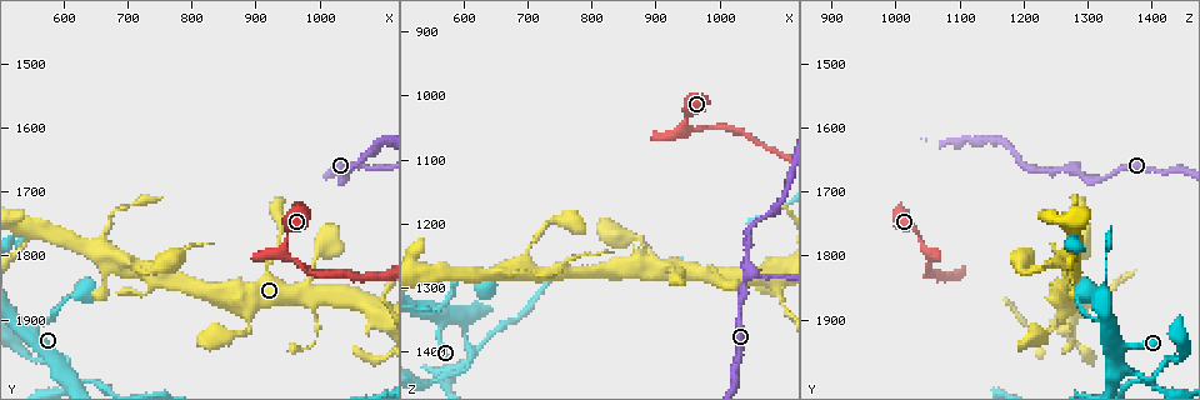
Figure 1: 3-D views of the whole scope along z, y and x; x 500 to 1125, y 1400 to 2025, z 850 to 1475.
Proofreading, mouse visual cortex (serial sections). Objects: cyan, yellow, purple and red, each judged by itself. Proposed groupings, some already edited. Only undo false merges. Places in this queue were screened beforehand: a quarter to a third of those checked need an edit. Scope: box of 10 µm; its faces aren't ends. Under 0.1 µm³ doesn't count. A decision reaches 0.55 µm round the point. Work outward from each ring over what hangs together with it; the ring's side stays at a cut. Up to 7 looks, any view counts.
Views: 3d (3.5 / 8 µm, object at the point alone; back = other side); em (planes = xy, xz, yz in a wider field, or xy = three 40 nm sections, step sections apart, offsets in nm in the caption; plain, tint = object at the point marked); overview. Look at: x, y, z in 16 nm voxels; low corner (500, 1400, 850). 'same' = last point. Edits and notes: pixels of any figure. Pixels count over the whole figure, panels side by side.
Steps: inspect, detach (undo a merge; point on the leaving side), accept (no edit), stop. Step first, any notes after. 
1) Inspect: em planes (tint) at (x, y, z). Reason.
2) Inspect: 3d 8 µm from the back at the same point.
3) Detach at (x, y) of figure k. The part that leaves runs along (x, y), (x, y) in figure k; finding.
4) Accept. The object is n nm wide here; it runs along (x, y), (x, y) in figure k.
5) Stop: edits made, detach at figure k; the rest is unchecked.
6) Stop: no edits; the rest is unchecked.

Inspect: 3d 3.5 µm at (1035, 1670, 1275). Sharp bend.

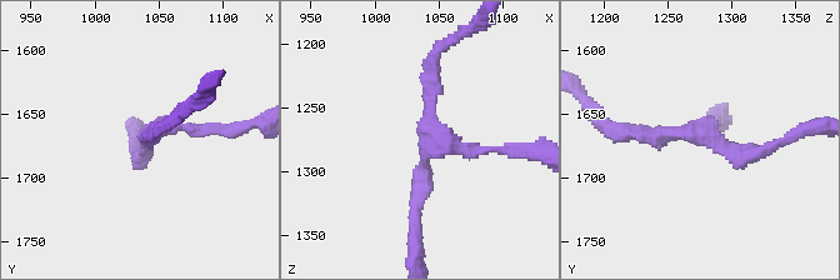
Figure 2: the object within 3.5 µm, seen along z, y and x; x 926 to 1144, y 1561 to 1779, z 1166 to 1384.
Inspect: em xy step 2 (tint) at (1040, 1668, 1278). Now the EM.

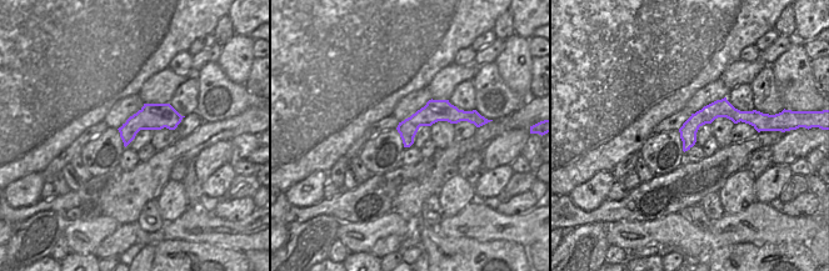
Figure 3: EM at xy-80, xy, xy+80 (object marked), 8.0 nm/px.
Accept. It runs along (416, 218), (435, 80), (431, 64) in figure 2; continuous, no second cell.

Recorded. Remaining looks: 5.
Inspect: 3d 3.5 µm at (690, 1810, 1275). Sharp bend.

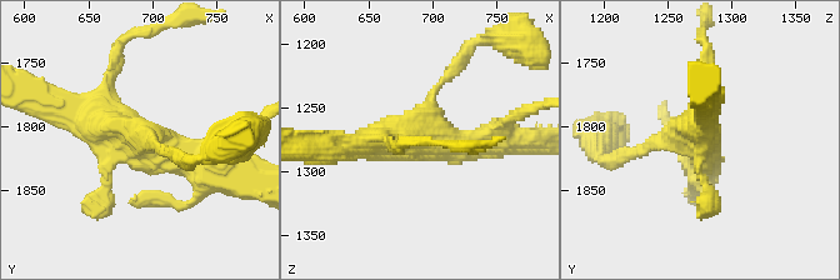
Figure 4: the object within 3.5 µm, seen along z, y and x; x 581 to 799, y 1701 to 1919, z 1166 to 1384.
Inspect: em xy step 3 (tint) at (688, 1810, 1272).

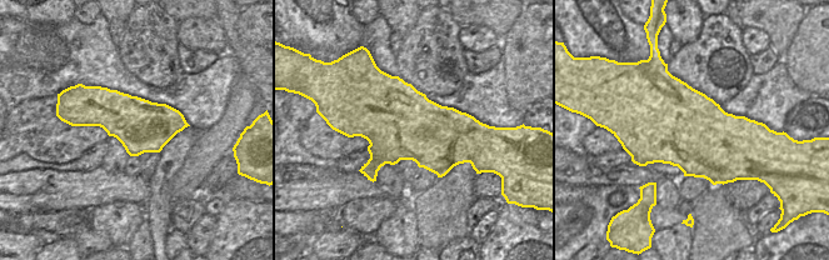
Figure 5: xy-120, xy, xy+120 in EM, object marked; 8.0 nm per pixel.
Accept. The object is 600 nm wide here; it runs along (213, 165), (163, 158), (64, 104) in figure 4; one cell here.

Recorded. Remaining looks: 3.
Inspect: 3d 3.5 µm from the back at (940, 1790, 1050).

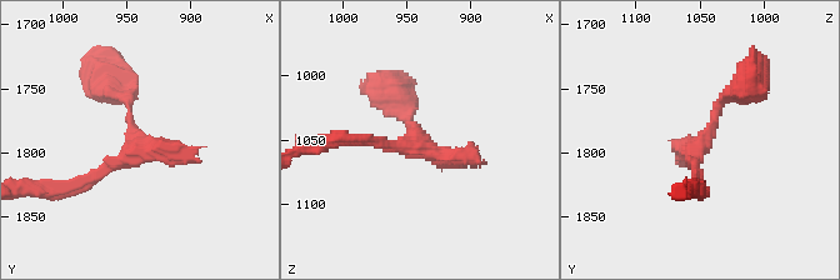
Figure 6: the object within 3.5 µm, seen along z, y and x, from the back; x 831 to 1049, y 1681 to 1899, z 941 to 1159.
Inspect: em planes (tint) at (942, 1794, 1050). Need the tissue.

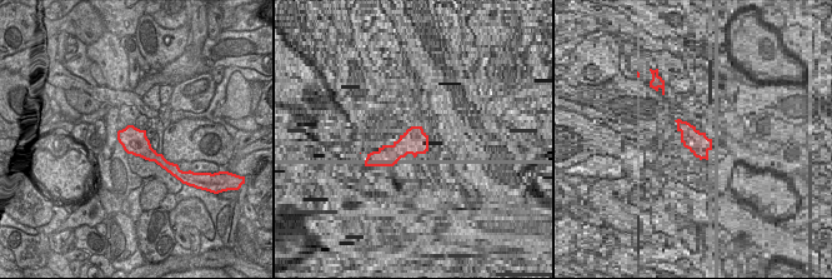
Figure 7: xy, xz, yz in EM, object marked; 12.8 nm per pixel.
Accept. It runs along (114, 88), (129, 99), (136, 145), (68, 191) in figure 6; continuous, no second cell.

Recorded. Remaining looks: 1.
Stop: no edits; the rest is unchecked.

